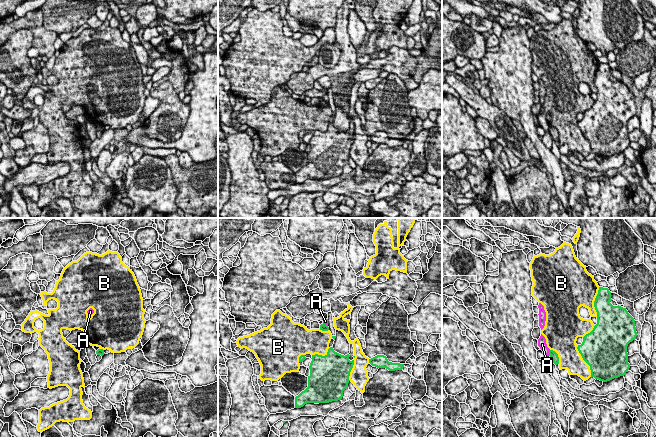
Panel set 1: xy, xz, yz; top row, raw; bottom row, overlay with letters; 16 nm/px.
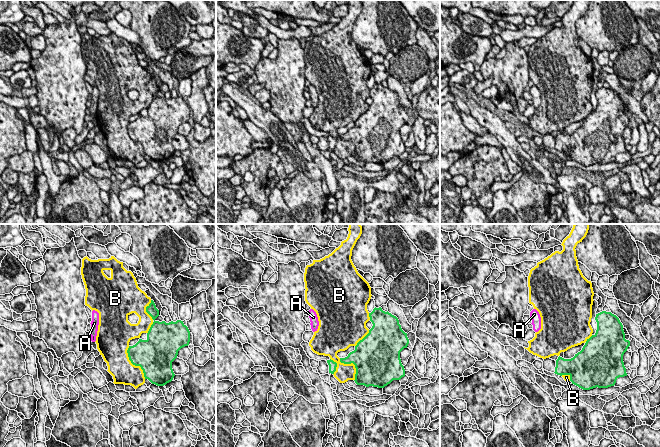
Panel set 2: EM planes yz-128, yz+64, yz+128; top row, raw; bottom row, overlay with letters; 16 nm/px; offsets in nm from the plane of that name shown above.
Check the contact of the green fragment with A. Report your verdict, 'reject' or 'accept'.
reject

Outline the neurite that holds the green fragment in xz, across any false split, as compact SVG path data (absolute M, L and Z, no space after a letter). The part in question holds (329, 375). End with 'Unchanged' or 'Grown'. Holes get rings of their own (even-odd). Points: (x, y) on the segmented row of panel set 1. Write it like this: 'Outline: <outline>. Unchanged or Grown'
Outline: M333 347L328 349L325 356L312 355L308 387L295 397L295 408L301 408L307 403L329 403L341 400L343 391L348 388L350 372L354 365L354 360L350 361L349 357L349 354L344 356L335 352Z. Unchanged

